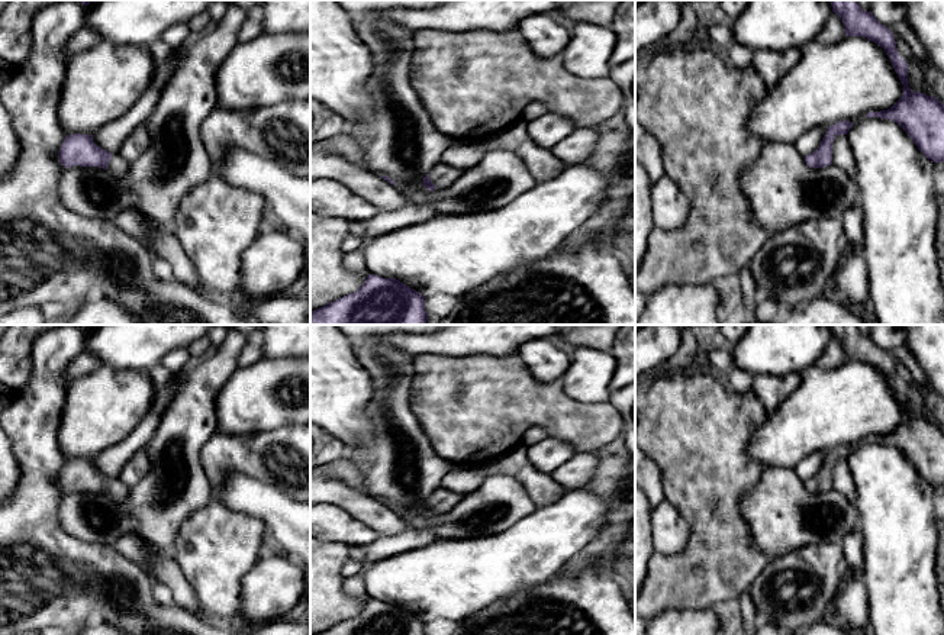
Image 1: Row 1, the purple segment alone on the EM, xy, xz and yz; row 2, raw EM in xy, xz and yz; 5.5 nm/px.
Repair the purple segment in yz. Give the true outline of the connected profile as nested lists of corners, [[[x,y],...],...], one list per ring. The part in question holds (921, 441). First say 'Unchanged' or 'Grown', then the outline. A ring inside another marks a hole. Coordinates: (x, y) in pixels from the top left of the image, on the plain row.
Unchanged. [[[828,325],[832,336],[842,345],[845,361],[861,361],[877,368],[887,378],[900,407],[903,409],[902,422],[887,435],[869,436],[866,442],[880,442],[896,447],[914,465],[918,474],[931,487],[944,487],[944,429],[934,420],[912,416],[908,410],[908,389],[896,374],[895,360],[882,349],[871,336],[863,335],[857,325]]]

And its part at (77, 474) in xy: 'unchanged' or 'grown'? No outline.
grown

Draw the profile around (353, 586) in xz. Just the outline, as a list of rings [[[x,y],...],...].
[[[367,563],[364,564],[364,568],[360,574],[355,574],[352,577],[345,577],[344,578],[344,592],[358,600],[368,600],[368,594],[365,592],[364,587],[364,580],[363,580],[363,574],[364,571],[371,565],[373,563]]]

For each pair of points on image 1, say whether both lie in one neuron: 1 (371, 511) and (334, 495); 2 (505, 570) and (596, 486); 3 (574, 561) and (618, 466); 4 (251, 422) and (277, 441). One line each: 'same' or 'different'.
1: same
2: different
3: same
4: different

